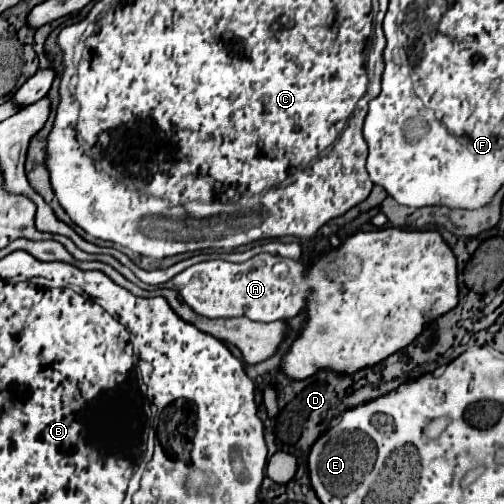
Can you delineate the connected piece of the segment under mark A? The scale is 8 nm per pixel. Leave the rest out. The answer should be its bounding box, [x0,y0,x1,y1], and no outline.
[164,228,458,380]

